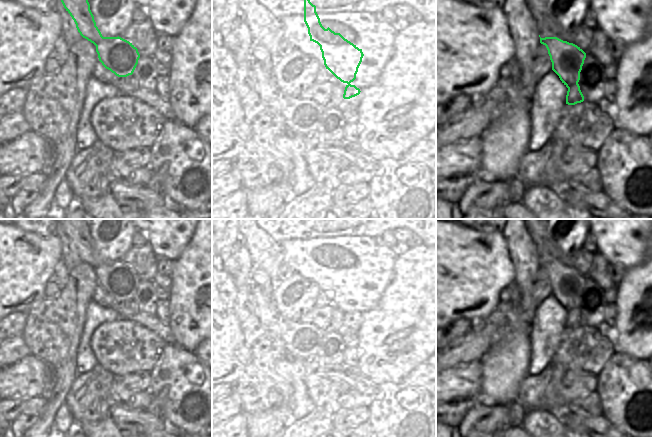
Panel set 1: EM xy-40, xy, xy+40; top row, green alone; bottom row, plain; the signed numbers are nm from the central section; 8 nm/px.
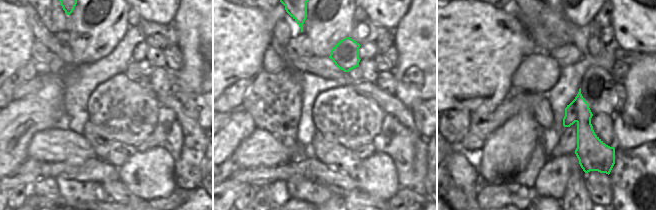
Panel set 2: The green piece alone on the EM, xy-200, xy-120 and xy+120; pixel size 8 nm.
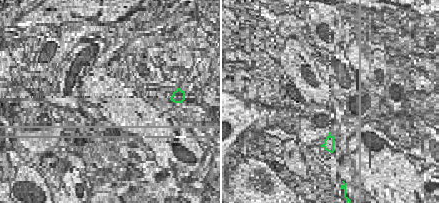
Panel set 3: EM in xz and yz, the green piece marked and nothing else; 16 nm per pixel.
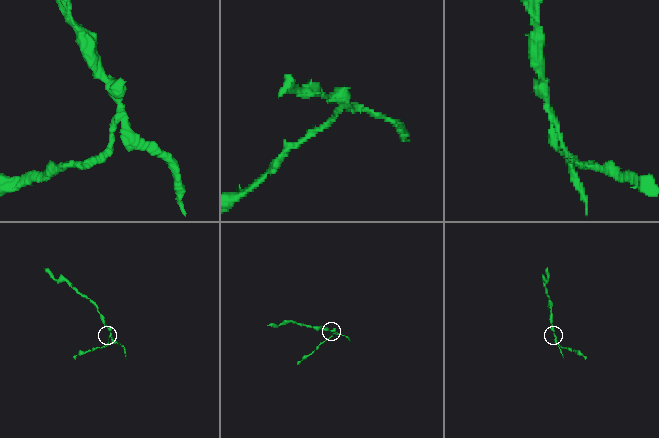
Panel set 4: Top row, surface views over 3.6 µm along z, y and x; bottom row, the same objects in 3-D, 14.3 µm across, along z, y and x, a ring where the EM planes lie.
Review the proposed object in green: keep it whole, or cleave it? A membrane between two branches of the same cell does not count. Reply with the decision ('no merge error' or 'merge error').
merge error

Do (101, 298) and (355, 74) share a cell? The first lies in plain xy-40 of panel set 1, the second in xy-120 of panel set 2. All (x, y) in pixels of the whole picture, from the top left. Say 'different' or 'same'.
same

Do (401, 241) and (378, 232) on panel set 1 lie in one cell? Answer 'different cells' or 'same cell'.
same cell

